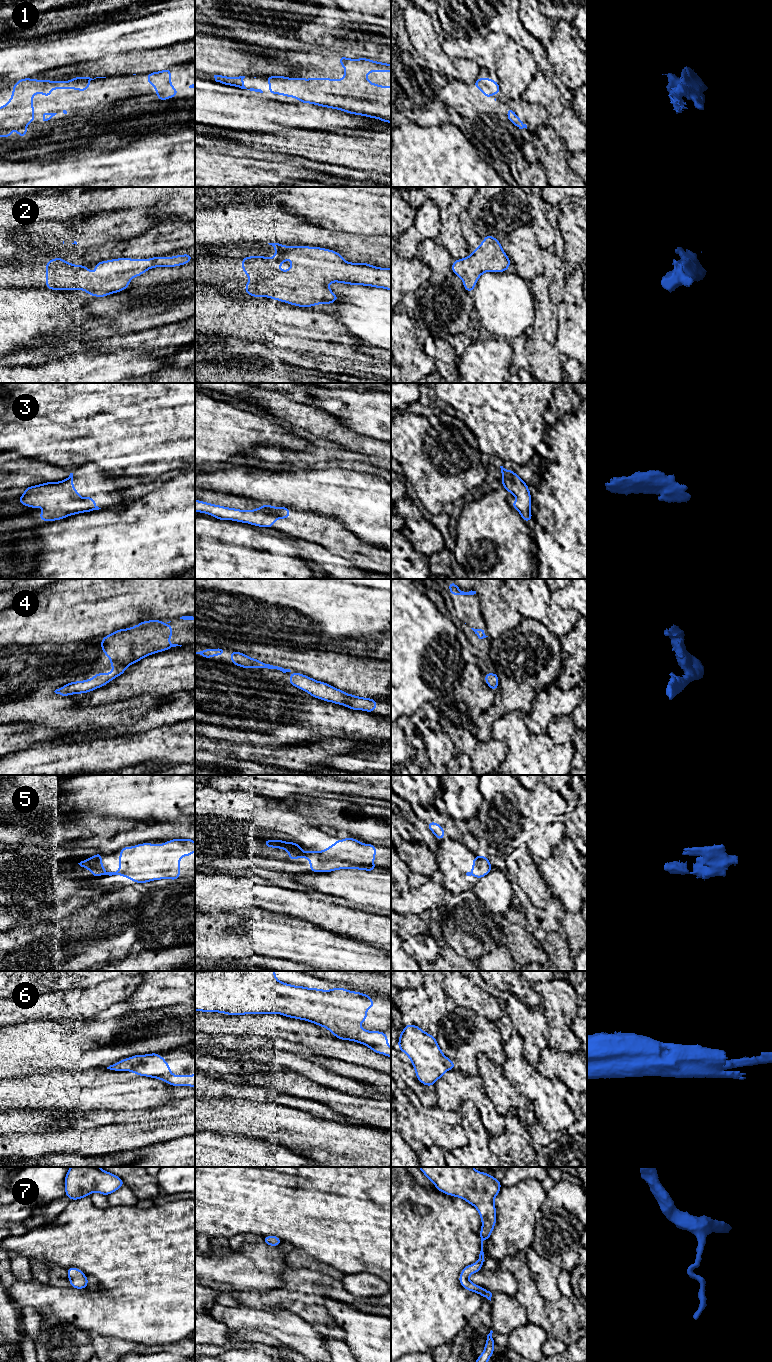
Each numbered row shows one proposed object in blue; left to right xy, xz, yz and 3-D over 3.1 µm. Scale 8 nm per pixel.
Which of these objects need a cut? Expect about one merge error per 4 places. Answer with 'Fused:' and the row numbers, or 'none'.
Fused: none

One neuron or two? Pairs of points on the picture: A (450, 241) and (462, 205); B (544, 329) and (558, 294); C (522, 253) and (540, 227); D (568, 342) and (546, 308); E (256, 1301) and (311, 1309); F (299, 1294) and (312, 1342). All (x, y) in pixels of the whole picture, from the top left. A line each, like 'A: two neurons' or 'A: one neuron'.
A: one neuron
B: two neurons
C: two neurons
D: two neurons
E: one neuron
F: two neurons

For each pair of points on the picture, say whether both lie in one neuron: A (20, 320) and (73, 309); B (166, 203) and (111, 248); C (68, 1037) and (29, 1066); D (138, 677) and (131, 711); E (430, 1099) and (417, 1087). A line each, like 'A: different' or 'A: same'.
A: same
B: same
C: same
D: different
E: same

